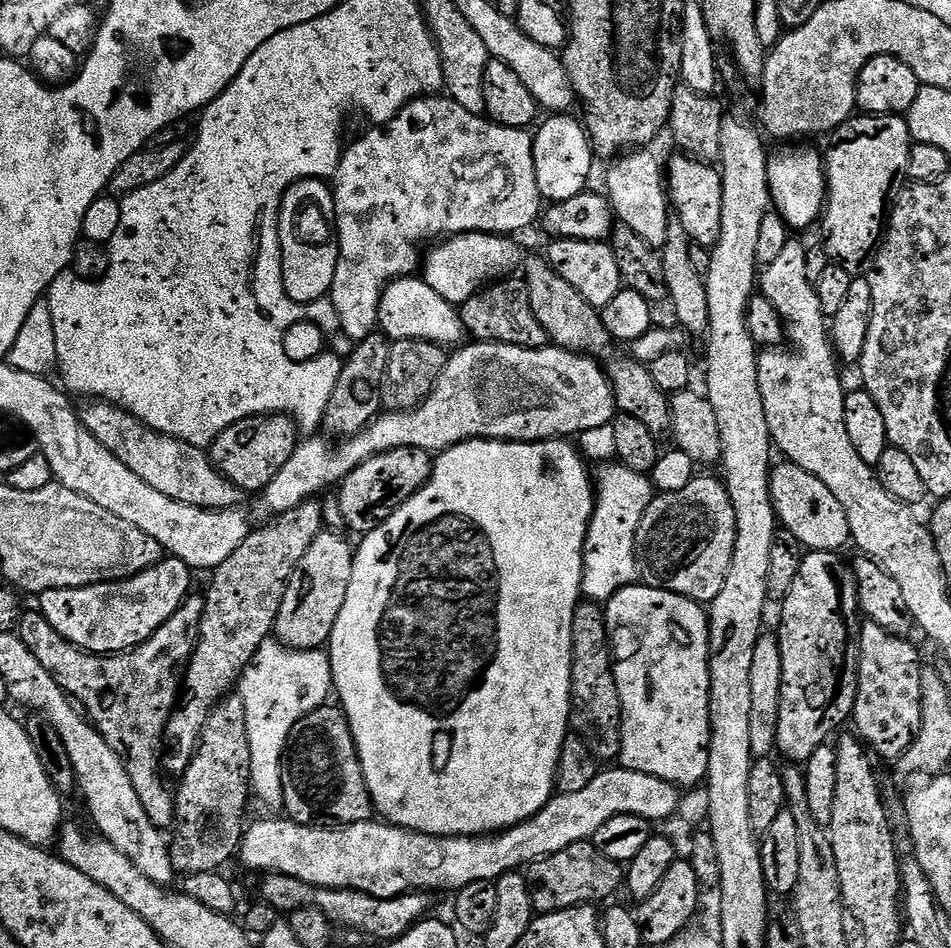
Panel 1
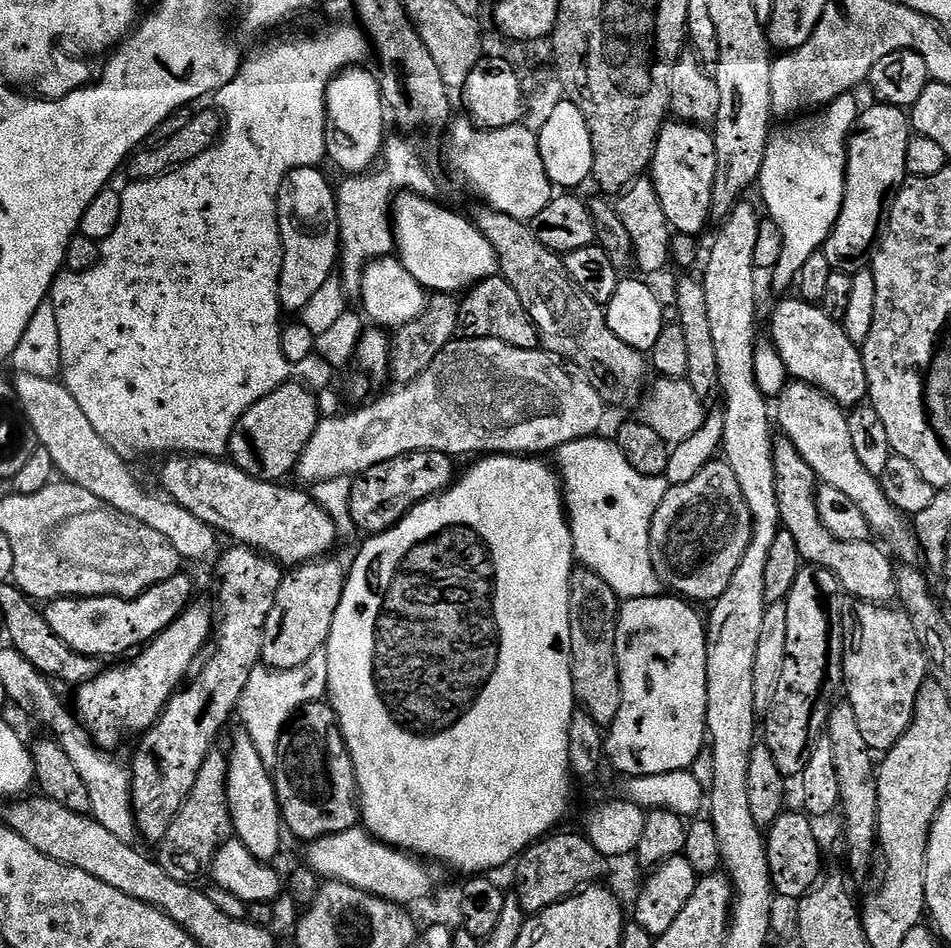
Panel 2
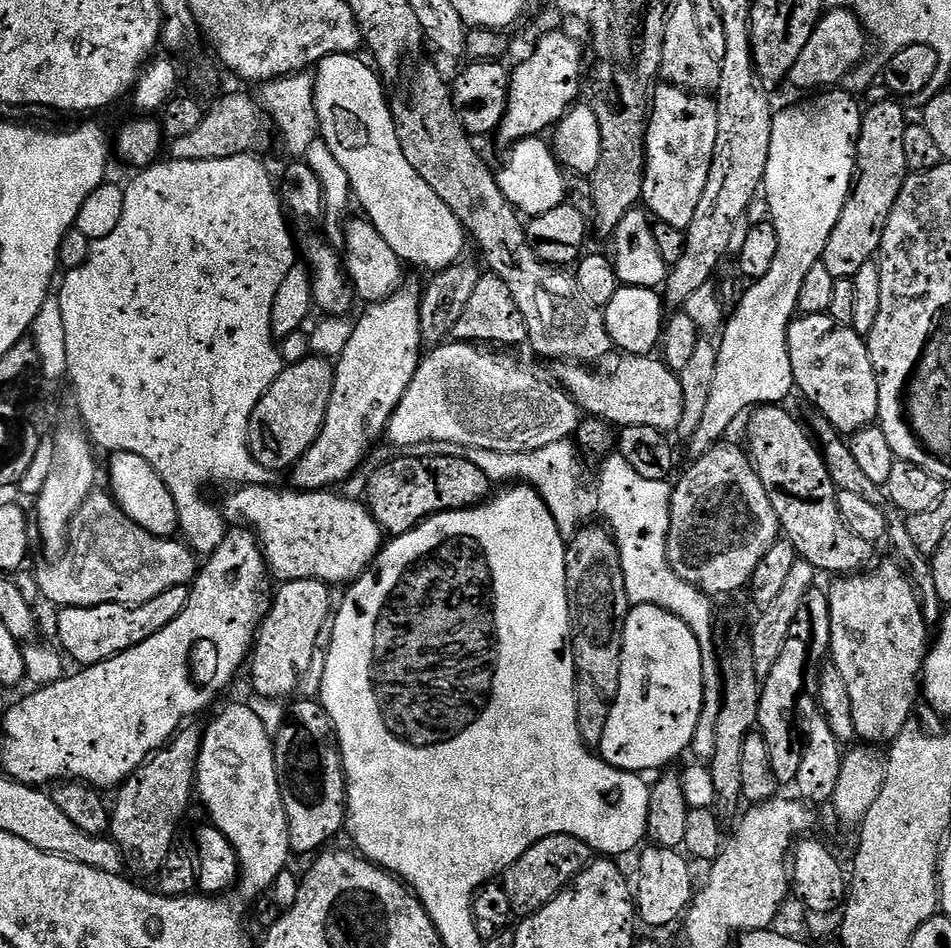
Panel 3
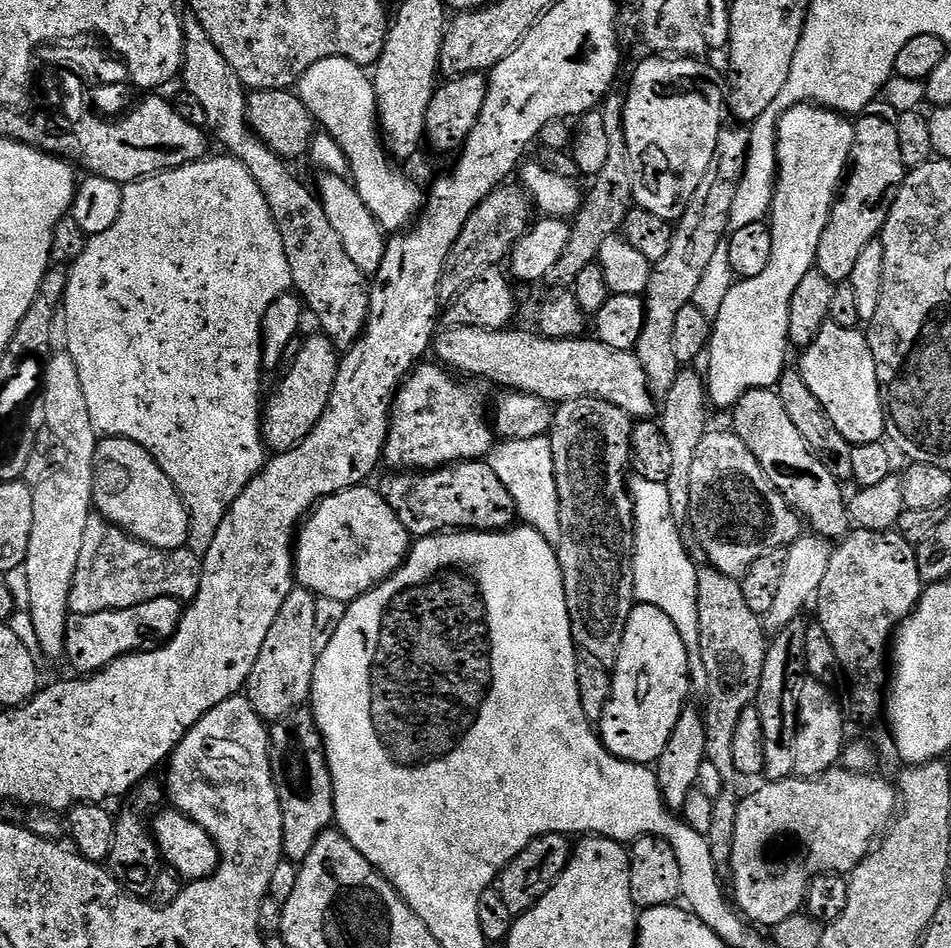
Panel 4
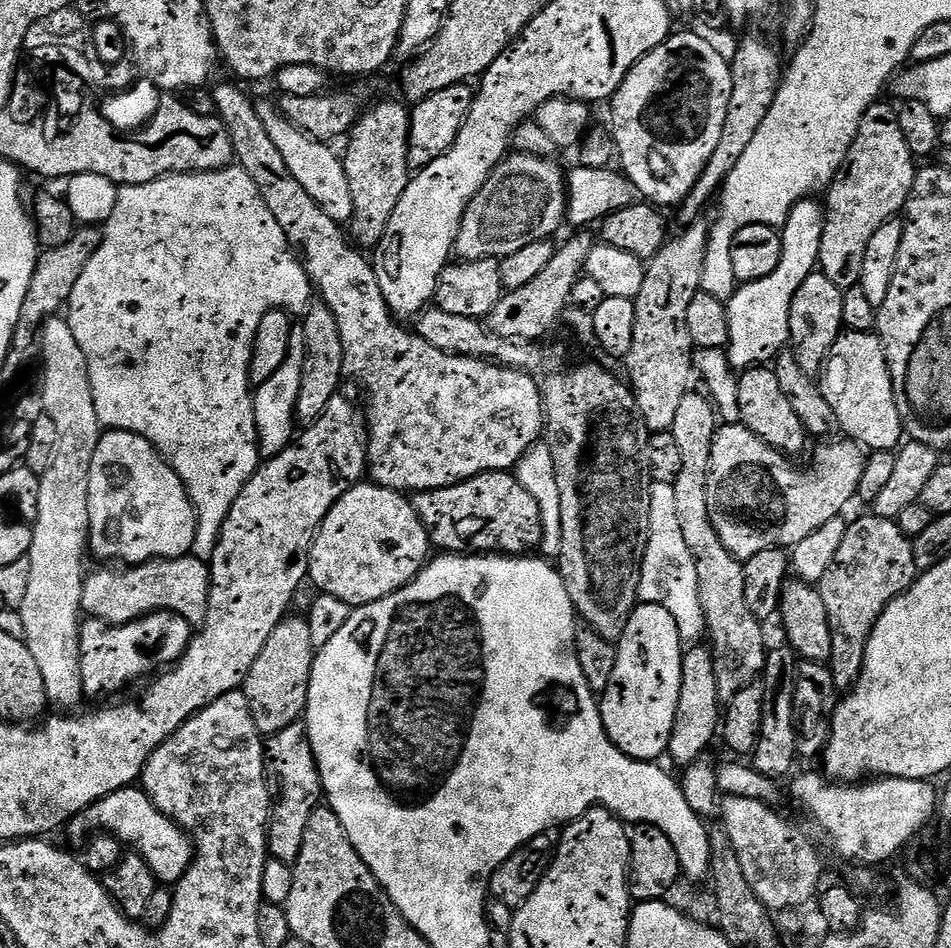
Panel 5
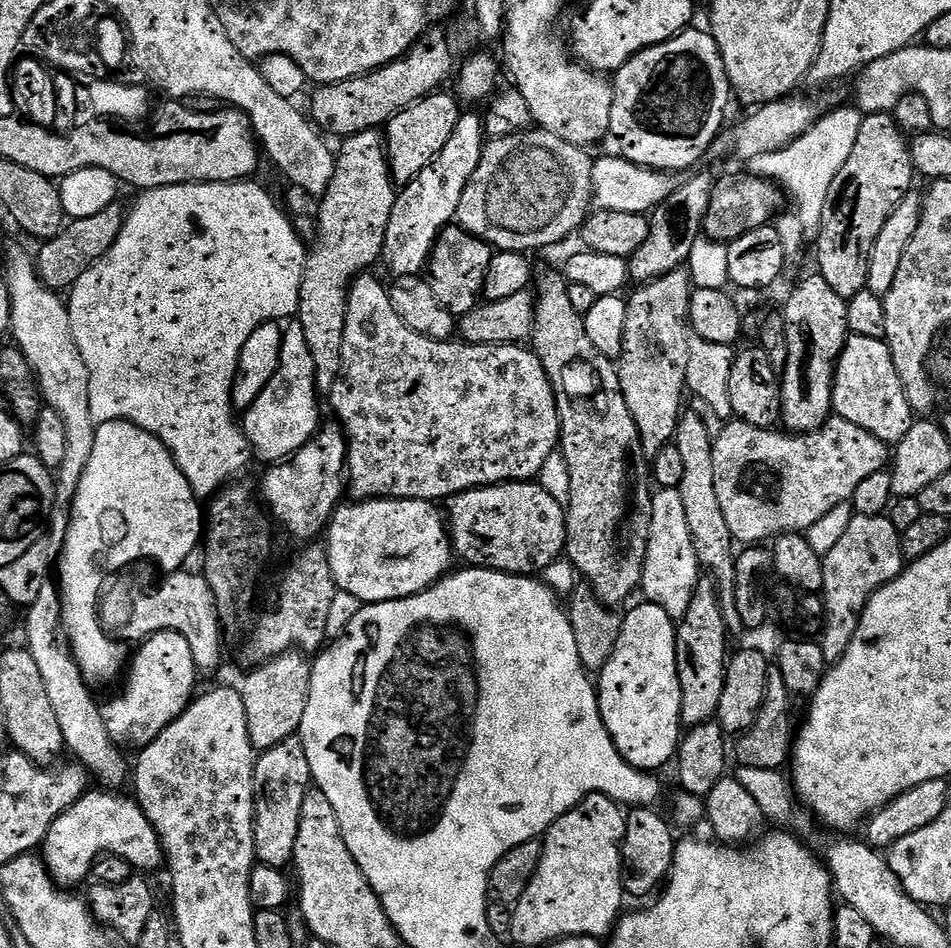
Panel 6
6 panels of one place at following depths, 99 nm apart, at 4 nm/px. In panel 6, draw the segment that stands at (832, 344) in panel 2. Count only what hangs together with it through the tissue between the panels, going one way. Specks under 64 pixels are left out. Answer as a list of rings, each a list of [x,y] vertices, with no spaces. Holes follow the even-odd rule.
[[[849,335],[844,341],[844,349],[832,374],[832,411],[837,416],[862,426],[874,438],[886,445],[894,446],[906,438],[906,430],[914,423],[914,413],[906,398],[902,378],[894,370],[894,358],[888,349],[887,340],[862,338]]]

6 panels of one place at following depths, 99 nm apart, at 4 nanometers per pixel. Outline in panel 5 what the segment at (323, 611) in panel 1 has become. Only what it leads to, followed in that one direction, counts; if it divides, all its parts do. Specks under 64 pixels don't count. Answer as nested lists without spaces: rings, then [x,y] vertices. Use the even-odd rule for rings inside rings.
[[[289,614],[266,638],[262,654],[258,654],[250,674],[246,674],[242,691],[250,702],[250,714],[261,737],[267,738],[297,723],[308,711],[308,691],[314,649],[310,642],[310,626],[303,615]]]

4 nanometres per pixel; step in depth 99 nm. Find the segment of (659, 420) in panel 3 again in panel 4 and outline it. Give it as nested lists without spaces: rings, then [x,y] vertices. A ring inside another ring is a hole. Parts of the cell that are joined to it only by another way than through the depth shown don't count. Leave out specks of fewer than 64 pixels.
[[[455,326],[444,331],[435,337],[434,356],[436,352],[435,359],[453,373],[481,376],[492,384],[501,384],[501,389],[529,392],[531,396],[553,405],[593,396],[618,406],[618,410],[626,410],[626,414],[633,418],[652,418],[657,415],[657,397],[648,384],[646,370],[635,351],[614,349],[597,338],[552,340],[535,331],[491,332],[485,328]]]

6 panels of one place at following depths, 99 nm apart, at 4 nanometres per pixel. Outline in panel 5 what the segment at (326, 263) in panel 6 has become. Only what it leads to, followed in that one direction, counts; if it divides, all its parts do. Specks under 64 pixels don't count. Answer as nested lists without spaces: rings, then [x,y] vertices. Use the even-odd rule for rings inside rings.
[[[384,100],[369,112],[367,109],[347,137],[348,149],[342,152],[346,182],[350,182],[350,198],[354,200],[350,236],[364,250],[375,249],[382,234],[386,234],[386,222],[390,222],[390,214],[394,214],[394,206],[398,206],[398,198],[402,198],[410,179],[408,139],[412,113],[397,100]],[[316,302],[303,313],[302,323],[305,328],[305,366],[302,370],[301,390],[298,393],[295,419],[301,425],[307,426],[323,416],[330,398],[341,391],[340,380],[345,379],[344,355],[342,354],[342,334],[338,334],[338,322],[334,322],[334,314],[322,302]]]

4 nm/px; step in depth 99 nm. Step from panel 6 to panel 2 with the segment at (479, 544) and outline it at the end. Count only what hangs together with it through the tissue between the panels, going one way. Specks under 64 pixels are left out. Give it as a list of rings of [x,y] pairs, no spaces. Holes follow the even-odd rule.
[[[411,452],[360,473],[351,481],[352,497],[348,500],[348,512],[353,522],[364,534],[390,530],[414,506],[452,487],[458,476],[452,464],[455,464],[453,457],[441,452]]]

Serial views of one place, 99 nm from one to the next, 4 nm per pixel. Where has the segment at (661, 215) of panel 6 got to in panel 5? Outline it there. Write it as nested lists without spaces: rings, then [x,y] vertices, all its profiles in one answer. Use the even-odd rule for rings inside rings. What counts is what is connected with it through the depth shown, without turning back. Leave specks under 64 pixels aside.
[[[748,36],[736,48],[736,53],[731,53],[730,63],[732,65],[732,89],[730,90],[730,106],[726,114],[726,123],[722,126],[722,139],[710,154],[710,162],[702,170],[694,190],[684,199],[679,209],[681,225],[687,226],[694,220],[701,219],[704,207],[713,203],[714,197],[724,186],[724,179],[738,166],[738,158],[742,158],[746,146],[750,146],[754,134],[758,134],[758,126],[762,126],[762,118],[774,106],[774,98],[780,89],[782,79],[782,64],[780,68],[780,56],[772,44],[759,40],[756,36]]]

